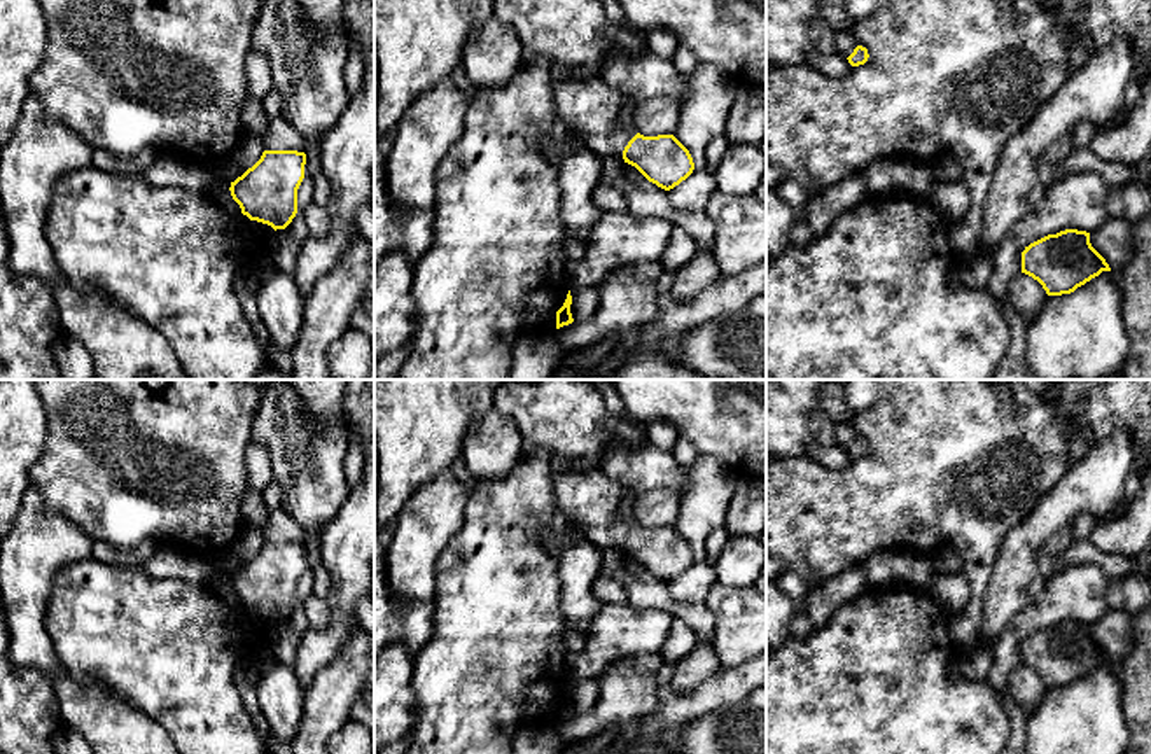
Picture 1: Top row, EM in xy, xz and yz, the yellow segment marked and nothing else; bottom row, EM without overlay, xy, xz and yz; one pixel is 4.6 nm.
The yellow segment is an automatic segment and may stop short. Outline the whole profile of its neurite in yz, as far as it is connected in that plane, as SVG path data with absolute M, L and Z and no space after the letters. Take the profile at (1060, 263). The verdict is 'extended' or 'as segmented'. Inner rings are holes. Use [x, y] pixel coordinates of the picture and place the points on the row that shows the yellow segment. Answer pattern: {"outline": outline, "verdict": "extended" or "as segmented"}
{"outline": "M1065 229L1057 234L1048 234L1022 252L1022 273L1037 280L1048 296L1071 294L1102 271L1111 271L1106 259L1092 247L1090 233Z", "verdict": "as segmented"}

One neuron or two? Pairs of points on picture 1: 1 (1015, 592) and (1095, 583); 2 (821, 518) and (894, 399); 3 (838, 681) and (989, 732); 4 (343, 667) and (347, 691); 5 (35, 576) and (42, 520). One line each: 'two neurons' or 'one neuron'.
1: two neurons
2: one neuron
3: one neuron
4: one neuron
5: one neuron

